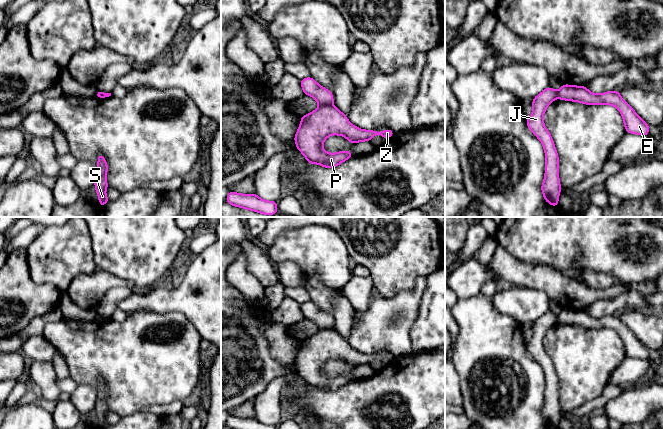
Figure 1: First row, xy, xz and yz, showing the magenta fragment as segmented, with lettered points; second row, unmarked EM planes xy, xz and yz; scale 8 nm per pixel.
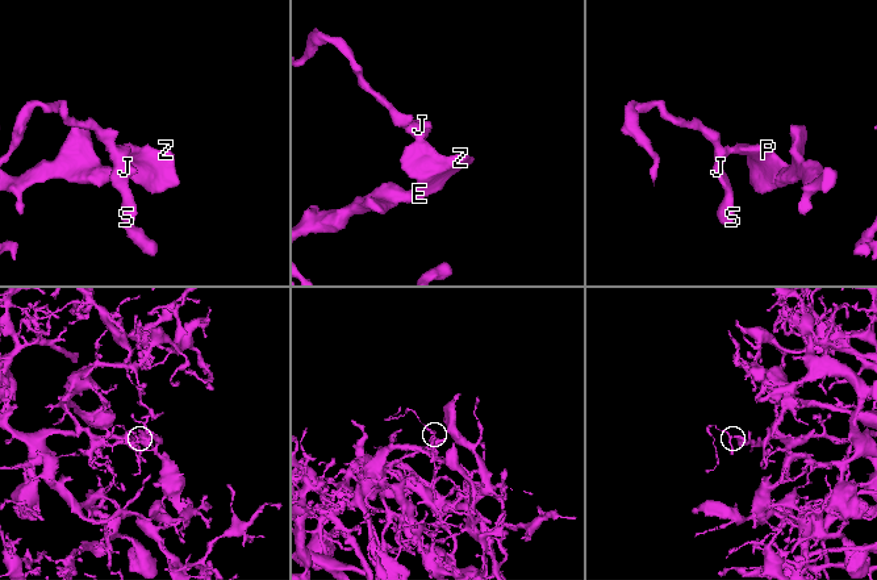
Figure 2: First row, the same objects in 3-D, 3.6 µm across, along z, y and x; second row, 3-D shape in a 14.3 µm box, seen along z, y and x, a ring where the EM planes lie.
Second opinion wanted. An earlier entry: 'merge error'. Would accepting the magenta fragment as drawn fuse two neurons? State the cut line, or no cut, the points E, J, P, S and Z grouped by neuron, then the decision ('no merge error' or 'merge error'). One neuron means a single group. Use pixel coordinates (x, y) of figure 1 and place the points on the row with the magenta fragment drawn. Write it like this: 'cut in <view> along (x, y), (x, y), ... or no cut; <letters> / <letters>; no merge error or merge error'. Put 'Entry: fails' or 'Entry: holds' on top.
Entry: holds
cut in xz along (328, 103), (320, 106); E P Z / J S; merge error

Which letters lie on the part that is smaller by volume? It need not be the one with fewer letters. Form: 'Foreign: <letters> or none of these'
Foreign: J, S

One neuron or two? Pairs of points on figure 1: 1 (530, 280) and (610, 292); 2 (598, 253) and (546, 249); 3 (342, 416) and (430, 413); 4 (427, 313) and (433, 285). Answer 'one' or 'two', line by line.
1: one
2: one
3: one
4: one

